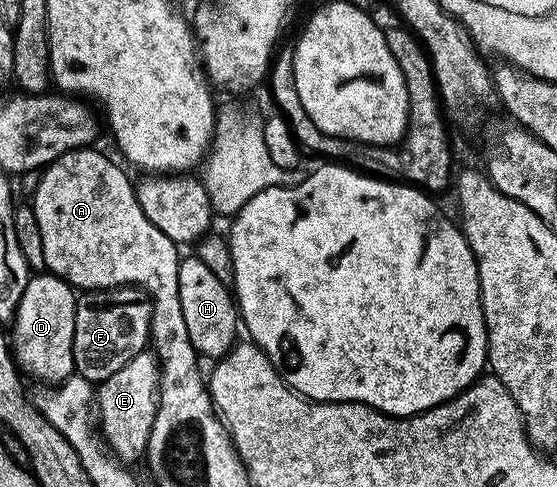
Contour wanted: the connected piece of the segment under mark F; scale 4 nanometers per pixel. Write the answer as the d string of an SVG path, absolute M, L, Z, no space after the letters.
M137 285L83 292L75 307L74 373L91 383L101 383L108 375L116 375L124 363L136 359L147 348L153 310L150 296Z

